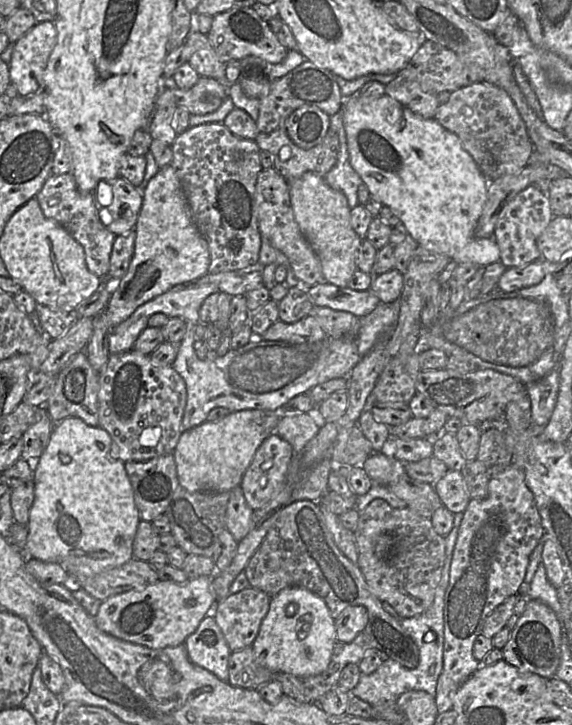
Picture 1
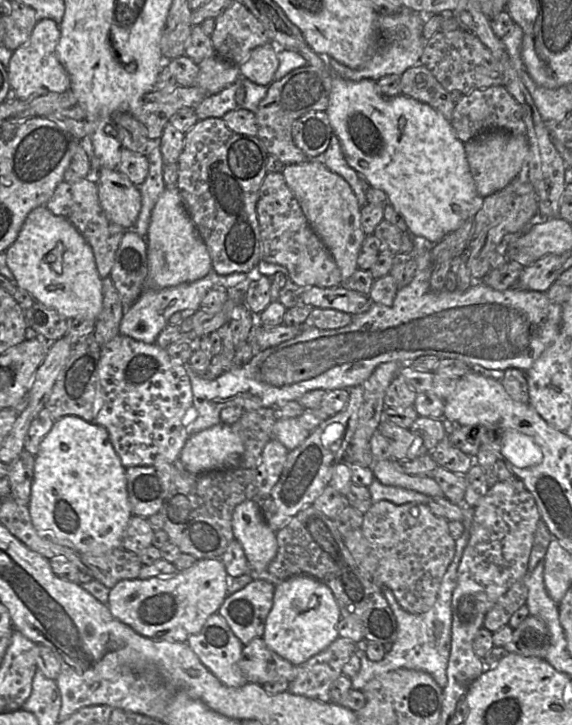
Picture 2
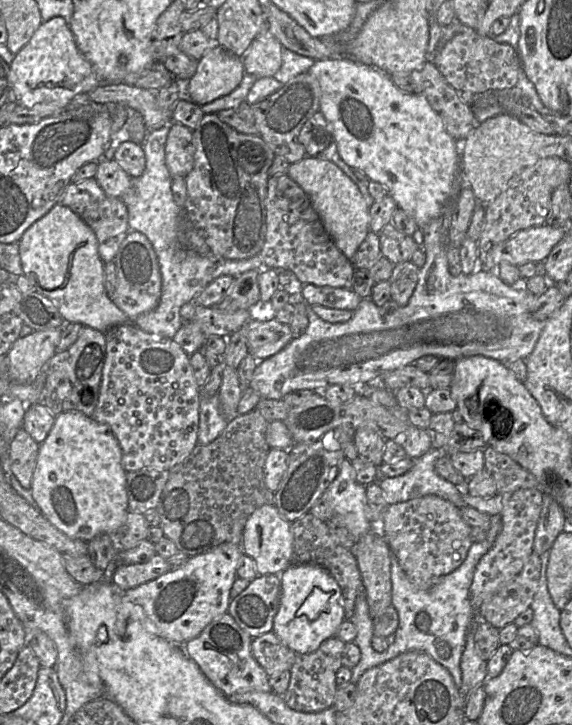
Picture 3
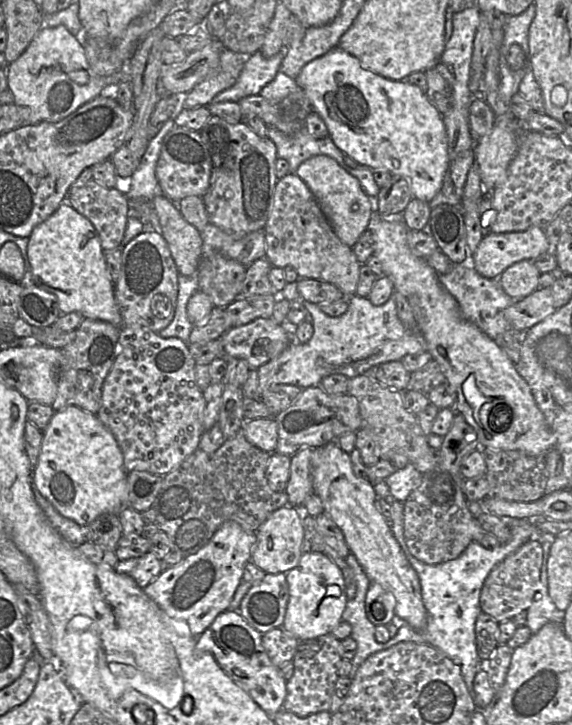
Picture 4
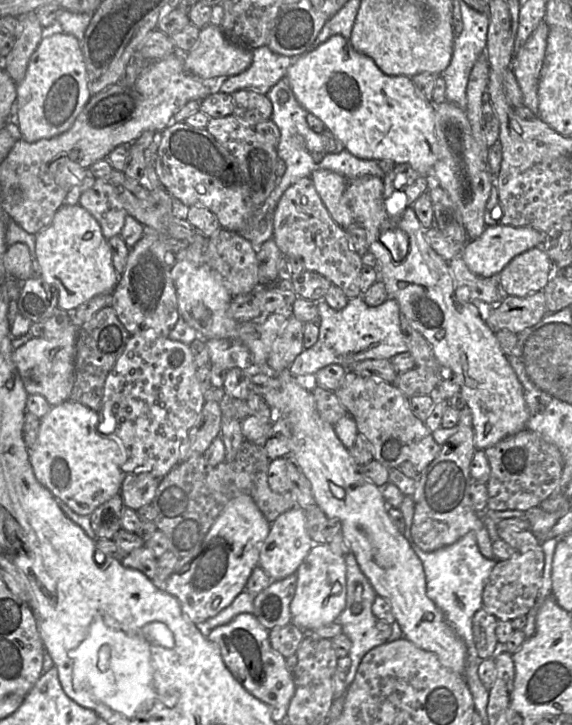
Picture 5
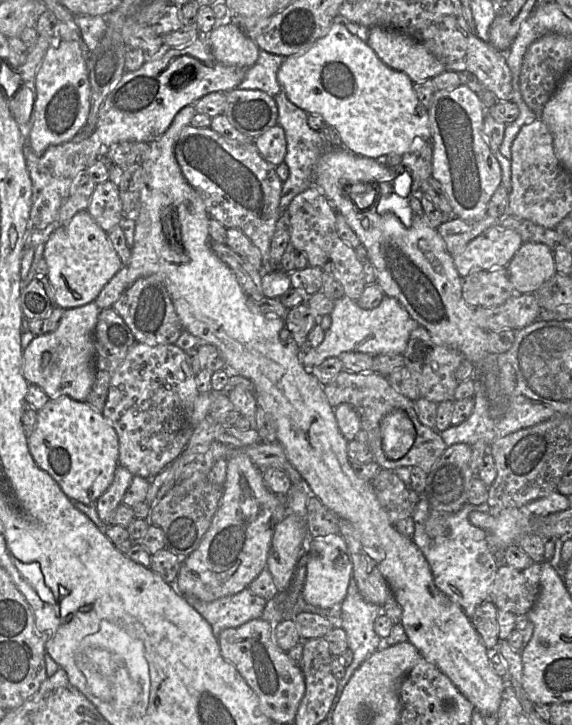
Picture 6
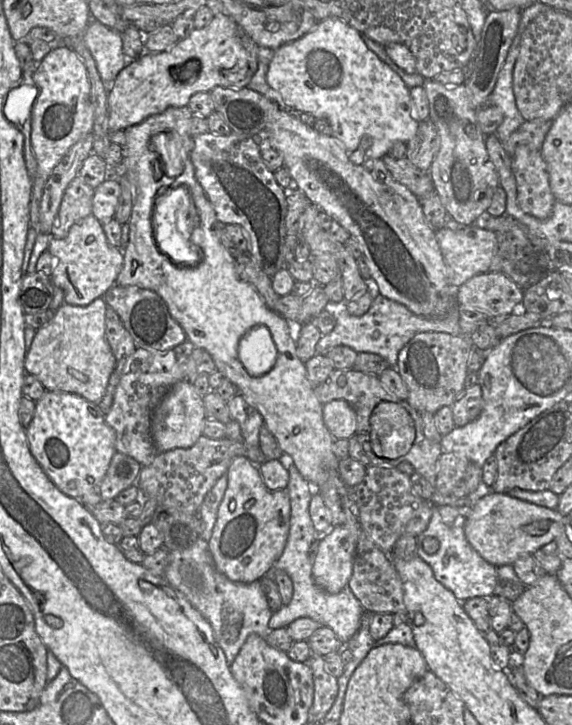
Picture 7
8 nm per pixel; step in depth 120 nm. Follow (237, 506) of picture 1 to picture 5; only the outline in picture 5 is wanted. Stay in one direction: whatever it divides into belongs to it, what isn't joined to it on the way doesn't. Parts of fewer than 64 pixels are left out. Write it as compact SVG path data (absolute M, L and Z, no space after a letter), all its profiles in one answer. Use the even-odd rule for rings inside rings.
M295 507L284 512L271 523L270 532L260 550L259 566L274 581L285 579L297 572L313 544L307 530L305 511Z

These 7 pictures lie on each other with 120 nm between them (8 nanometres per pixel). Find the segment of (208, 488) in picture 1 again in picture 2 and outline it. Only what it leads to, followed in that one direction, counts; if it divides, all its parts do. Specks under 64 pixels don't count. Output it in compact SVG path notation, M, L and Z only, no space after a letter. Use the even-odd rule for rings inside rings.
M218 423L191 435L179 456L179 462L192 473L231 467L239 461L244 445L231 425Z

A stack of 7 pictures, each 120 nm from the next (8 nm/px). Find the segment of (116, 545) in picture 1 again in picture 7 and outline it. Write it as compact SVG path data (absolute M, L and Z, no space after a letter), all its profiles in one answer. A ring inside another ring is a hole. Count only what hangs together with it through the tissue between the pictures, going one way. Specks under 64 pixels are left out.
M47 391L36 401L34 417L26 428L30 451L48 477L64 494L82 498L98 490L116 453L116 431L105 419L99 406L84 397L68 392Z

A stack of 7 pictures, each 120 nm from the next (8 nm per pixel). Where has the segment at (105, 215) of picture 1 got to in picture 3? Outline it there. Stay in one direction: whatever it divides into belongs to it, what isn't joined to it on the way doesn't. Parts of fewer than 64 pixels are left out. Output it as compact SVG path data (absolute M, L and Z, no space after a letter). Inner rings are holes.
M107 154L98 162L94 179L106 195L124 199L133 186L133 179Z

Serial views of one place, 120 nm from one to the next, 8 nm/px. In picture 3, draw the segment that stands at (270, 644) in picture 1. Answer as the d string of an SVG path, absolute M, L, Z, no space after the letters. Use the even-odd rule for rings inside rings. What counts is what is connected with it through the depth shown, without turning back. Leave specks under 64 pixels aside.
M314 564L290 565L279 576L281 594L272 631L295 653L314 652L325 640L336 636L345 619L341 588L326 569Z

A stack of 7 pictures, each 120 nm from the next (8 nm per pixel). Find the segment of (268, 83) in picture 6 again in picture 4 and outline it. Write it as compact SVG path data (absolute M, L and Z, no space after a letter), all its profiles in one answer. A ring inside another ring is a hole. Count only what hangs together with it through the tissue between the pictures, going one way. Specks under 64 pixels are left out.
M282 49L271 58L265 58L260 51L246 56L244 67L236 83L216 95L211 103L238 102L244 97L260 94L280 71L286 53L287 49Z

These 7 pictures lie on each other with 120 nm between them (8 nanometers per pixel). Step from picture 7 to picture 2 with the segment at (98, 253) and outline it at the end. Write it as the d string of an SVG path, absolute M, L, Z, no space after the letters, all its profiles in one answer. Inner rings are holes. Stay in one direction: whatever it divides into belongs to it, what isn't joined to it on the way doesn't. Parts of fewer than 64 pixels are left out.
M46 206L33 209L26 217L16 240L6 249L6 263L14 275L14 284L28 291L34 301L55 309L67 319L96 320L103 306L102 278L91 246L79 231L65 218L52 214Z

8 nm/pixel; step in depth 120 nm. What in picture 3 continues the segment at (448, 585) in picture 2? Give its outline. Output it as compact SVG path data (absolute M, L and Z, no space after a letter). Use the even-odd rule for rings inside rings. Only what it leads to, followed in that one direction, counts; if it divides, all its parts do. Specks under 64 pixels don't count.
M501 515L490 517L490 528L486 533L486 538L481 542L472 543L462 564L444 576L440 582L429 590L418 590L411 584L397 558L390 550L392 605L398 614L395 641L384 652L377 652L372 648L373 621L370 616L365 592L362 589L356 598L354 614L350 619L357 628L357 636L354 642L360 649L360 661L351 669L352 677L350 681L353 684L356 685L362 674L372 667L378 666L405 652L421 651L445 667L450 672L457 688L460 688L462 684L461 656L466 644L467 634L475 625L474 608L470 600L470 586L478 562L491 549L502 528ZM421 612L426 613L430 618L430 625L427 631L420 630L415 623L417 615Z

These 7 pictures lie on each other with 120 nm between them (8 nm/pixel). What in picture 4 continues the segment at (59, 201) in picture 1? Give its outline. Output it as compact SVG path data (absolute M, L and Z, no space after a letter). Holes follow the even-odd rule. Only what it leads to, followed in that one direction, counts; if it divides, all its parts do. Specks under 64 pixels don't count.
M92 178L84 186L75 190L69 190L66 199L78 213L93 224L104 251L122 247L121 244L129 217L128 199L125 195L124 186L107 188Z

